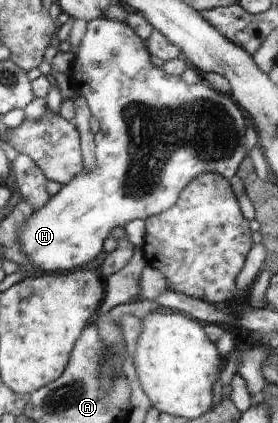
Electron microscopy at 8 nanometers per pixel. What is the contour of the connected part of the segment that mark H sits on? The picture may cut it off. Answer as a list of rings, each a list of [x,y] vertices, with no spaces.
[[[104,17],[88,21],[68,74],[73,92],[83,95],[93,118],[100,124],[100,132],[94,134],[95,170],[81,172],[69,184],[61,185],[59,192],[35,209],[18,232],[22,251],[43,273],[82,269],[101,254],[113,228],[123,227],[135,218],[149,219],[173,207],[182,191],[199,175],[215,172],[230,179],[237,174],[247,154],[241,108],[228,94],[211,90],[202,82],[185,84],[181,77],[155,68],[145,42],[127,23]]]

